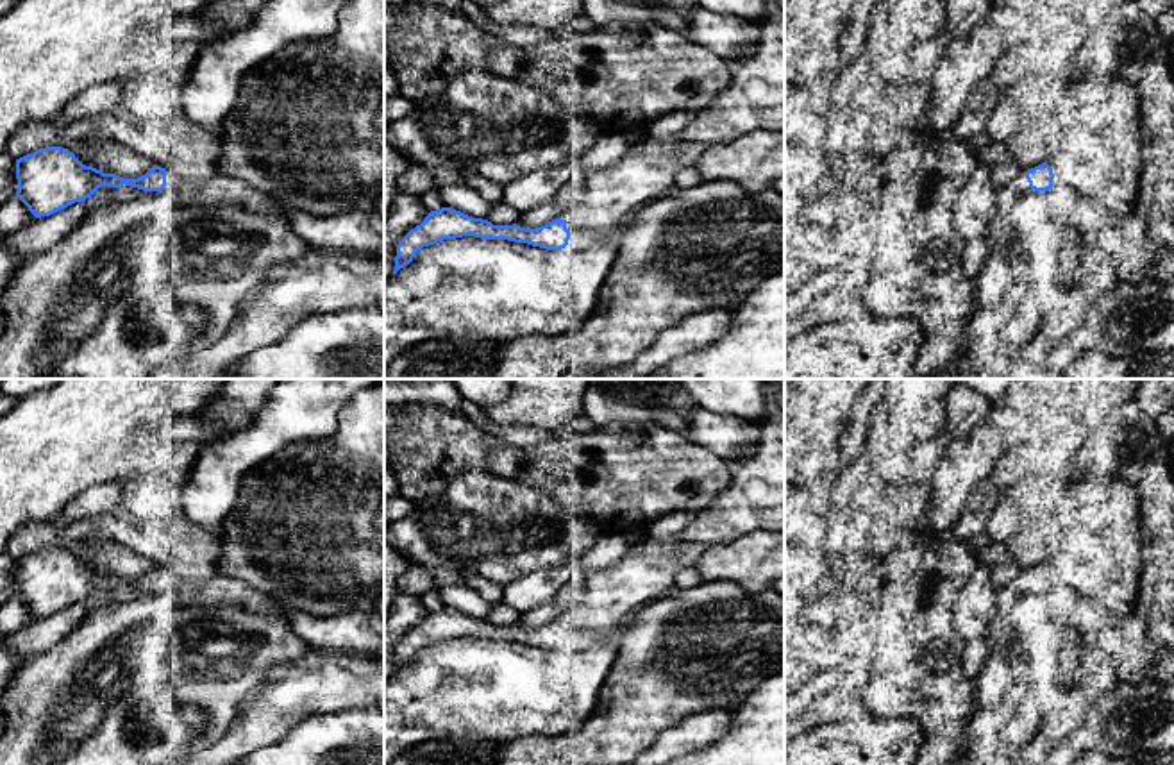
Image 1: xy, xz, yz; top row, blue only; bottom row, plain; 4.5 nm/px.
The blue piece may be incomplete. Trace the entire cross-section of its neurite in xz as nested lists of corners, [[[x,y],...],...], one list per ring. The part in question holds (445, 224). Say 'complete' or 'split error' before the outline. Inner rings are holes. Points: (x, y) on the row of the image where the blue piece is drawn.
split error; [[[452,207],[431,211],[420,225],[411,229],[397,245],[393,275],[409,265],[418,250],[443,240],[475,236],[481,240],[507,240],[527,243],[547,250],[584,250],[597,245],[620,247],[620,231],[590,232],[568,220],[568,214],[538,227],[524,229],[513,225],[493,225],[482,218],[472,218]]]

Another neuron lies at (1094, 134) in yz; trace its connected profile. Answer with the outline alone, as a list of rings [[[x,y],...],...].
[[[1090,77],[1070,80],[1054,102],[1047,134],[1047,154],[1060,184],[1095,200],[1113,218],[1124,218],[1135,209],[1142,152],[1138,109],[1129,89]]]

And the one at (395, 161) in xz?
[[[384,139],[384,213],[398,198],[398,179],[413,161]]]

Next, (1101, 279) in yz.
[[[1092,250],[1085,261],[1086,268],[1086,290],[1090,295],[1110,295],[1119,288],[1119,281],[1113,273],[1110,259],[1101,250]]]

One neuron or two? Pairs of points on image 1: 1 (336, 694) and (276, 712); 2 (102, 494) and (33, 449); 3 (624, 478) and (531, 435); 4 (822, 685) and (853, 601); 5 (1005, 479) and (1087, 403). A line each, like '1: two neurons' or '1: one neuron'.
1: one neuron
2: two neurons
3: one neuron
4: one neuron
5: one neuron

